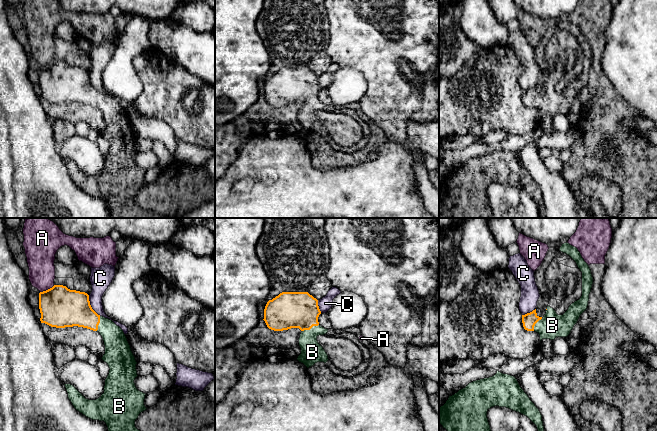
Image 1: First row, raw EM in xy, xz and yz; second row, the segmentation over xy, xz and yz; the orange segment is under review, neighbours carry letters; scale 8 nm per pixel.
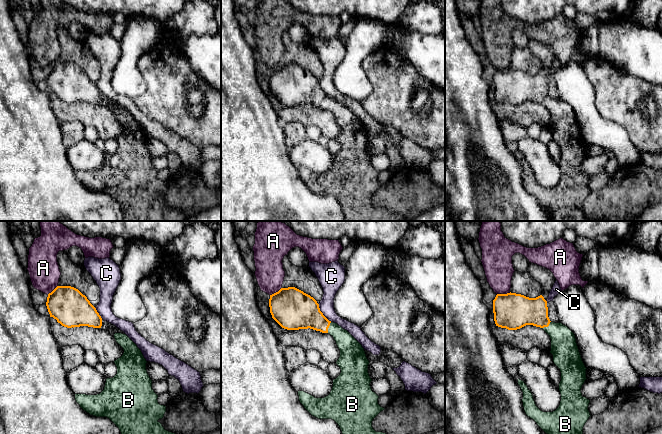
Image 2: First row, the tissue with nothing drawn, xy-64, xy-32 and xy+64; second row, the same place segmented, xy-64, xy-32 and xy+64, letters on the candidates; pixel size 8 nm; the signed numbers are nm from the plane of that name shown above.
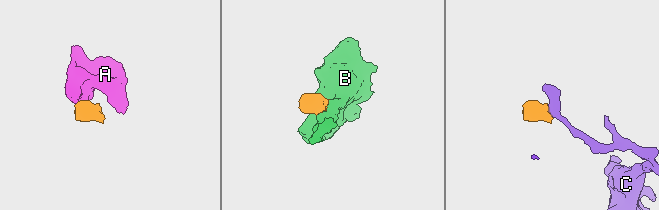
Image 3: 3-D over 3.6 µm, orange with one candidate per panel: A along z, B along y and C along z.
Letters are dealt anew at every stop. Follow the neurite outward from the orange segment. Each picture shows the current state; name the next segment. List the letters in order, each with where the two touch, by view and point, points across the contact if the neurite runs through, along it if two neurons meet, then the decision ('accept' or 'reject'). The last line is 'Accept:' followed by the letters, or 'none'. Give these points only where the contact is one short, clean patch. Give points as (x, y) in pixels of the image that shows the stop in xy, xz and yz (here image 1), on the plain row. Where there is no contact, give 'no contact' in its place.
A: contact xy (48, 65); border xy (54, 61), (40, 68); reject
B: contact xz (310, 104); way xz (288, 86), (293, 87), (310, 104), (310, 125), (312, 128); accept
C: contact xy (90, 82); border xy (88, 71), (90, 82), (100, 91); reject
Accept: B

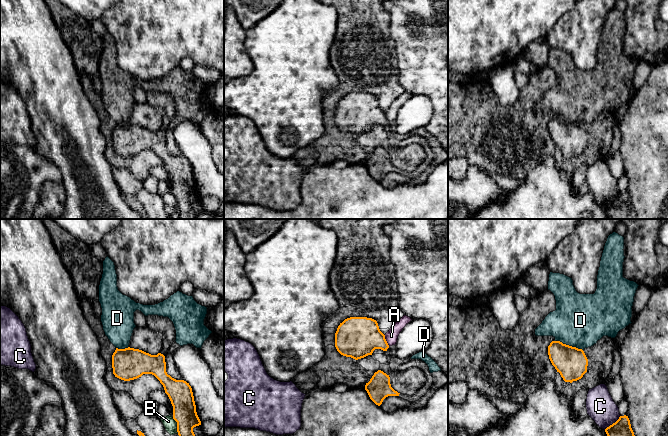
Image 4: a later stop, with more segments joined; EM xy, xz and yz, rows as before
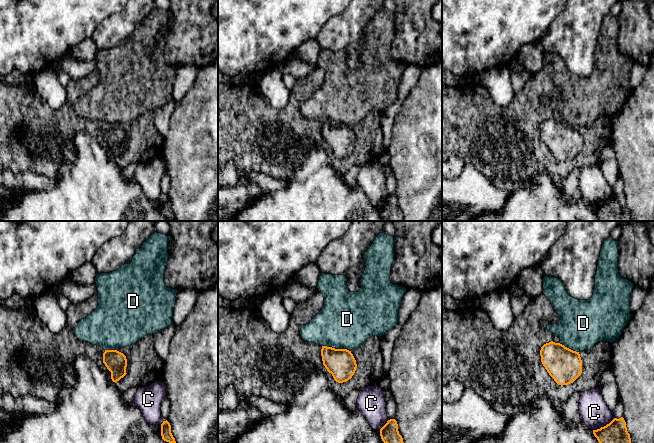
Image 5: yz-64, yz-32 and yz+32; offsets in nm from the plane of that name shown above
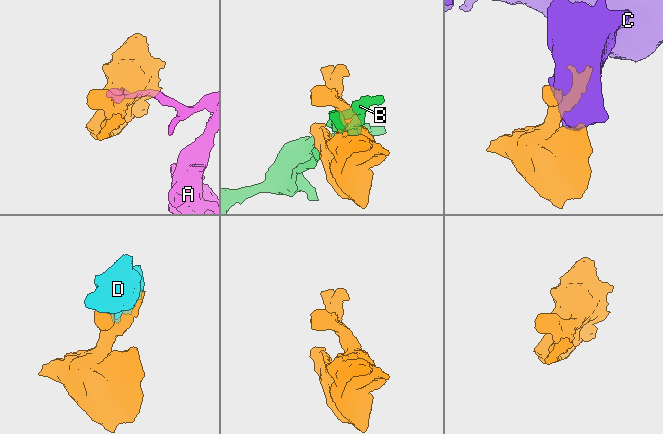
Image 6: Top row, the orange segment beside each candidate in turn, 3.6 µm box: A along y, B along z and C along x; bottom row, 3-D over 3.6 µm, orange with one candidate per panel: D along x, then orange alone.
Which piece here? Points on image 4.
A: contact xz (385, 116); border xz (384, 111), (389, 121); reject
B: contact xy (177, 201); reject
C: contact yz (613, 199); border yz (620, 191), (604, 205); reject
D: contact yz (568, 121); reject
Accept: none

